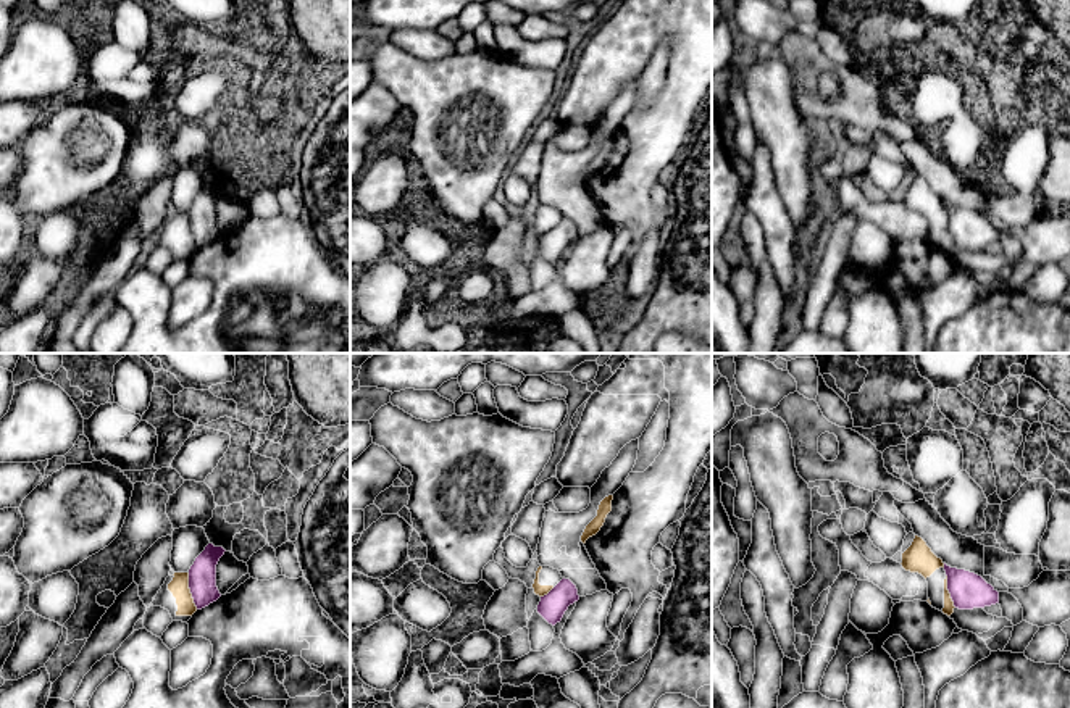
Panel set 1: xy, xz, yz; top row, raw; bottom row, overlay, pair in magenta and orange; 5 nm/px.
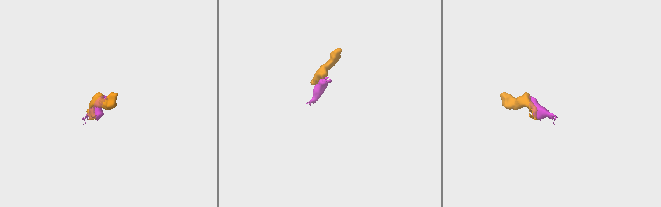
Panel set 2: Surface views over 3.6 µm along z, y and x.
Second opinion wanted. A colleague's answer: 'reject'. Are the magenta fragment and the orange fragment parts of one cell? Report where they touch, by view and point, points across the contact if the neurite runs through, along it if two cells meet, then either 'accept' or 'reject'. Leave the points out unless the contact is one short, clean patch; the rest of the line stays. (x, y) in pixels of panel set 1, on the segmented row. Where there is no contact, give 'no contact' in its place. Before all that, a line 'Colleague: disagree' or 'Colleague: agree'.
Colleague: agree
meets magenta in xy at (191, 591); border along xy (188, 573), (188, 587), (197, 608); reject

